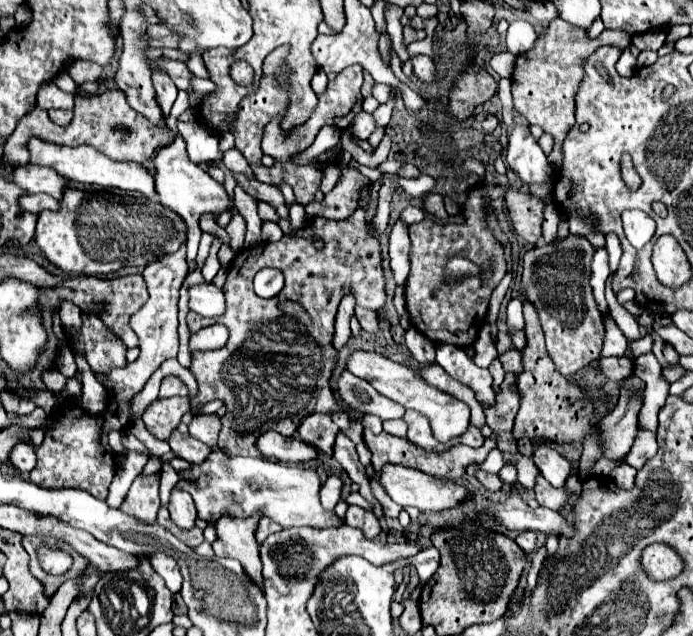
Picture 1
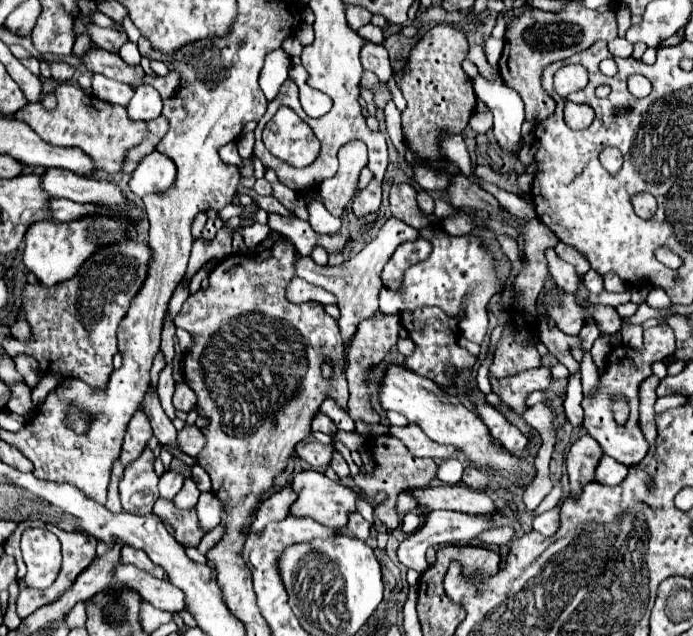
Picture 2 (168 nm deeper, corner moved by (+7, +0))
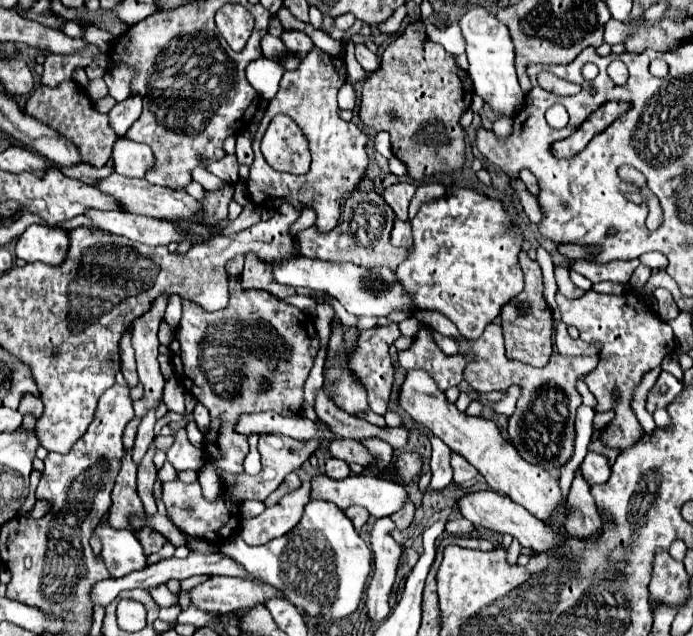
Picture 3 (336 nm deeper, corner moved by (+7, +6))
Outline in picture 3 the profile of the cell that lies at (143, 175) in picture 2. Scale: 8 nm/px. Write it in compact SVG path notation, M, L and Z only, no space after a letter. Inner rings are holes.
M119 137L113 145L111 159L115 173L123 177L145 177L145 171L151 165L151 149L143 143Z

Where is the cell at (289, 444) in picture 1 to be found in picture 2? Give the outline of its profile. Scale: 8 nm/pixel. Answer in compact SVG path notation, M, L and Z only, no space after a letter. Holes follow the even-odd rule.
M301 441L295 445L295 453L299 459L307 461L311 467L321 469L325 465L329 465L331 461L331 453L333 453L333 443L331 445L321 445L319 441Z

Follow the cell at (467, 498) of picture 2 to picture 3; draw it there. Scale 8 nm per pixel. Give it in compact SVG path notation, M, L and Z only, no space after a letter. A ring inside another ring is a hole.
M479 491L479 493L463 495L459 501L459 509L461 509L461 515L467 517L471 523L487 527L497 533L509 533L511 537L515 537L521 543L521 547L529 547L529 549L533 549L533 553L547 553L555 547L563 547L563 543L565 543L559 533L549 529L543 521L539 521L527 509L523 509L521 505L513 503L509 497L499 495L495 491Z

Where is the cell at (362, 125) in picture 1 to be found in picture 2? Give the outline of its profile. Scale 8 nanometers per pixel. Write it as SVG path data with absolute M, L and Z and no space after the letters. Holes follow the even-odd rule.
M351 139L339 149L339 171L325 179L319 187L319 195L327 211L341 217L349 201L359 191L359 173L367 165L367 145L361 139Z

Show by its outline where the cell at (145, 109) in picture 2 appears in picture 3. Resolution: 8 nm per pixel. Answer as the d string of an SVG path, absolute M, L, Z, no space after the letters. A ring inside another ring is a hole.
M129 97L121 103L115 103L115 107L107 113L109 117L109 125L111 129L123 137L125 131L129 129L129 125L139 119L139 109L141 109L141 97Z

